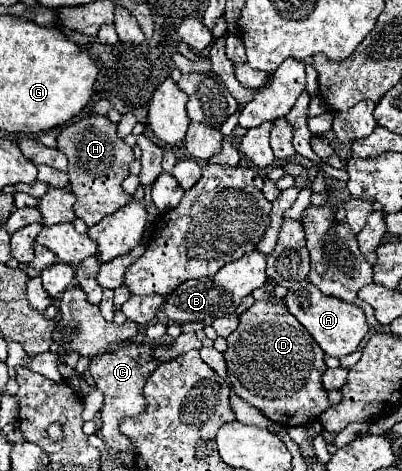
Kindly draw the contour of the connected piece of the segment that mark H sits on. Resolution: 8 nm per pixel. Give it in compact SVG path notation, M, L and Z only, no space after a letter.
M90 114L64 126L56 136L56 142L56 148L68 158L70 188L76 196L74 212L88 226L98 224L104 216L116 212L132 200L132 196L124 192L122 180L128 176L128 166L134 162L134 154L132 148L122 138L118 138L114 122L110 122L106 116Z

